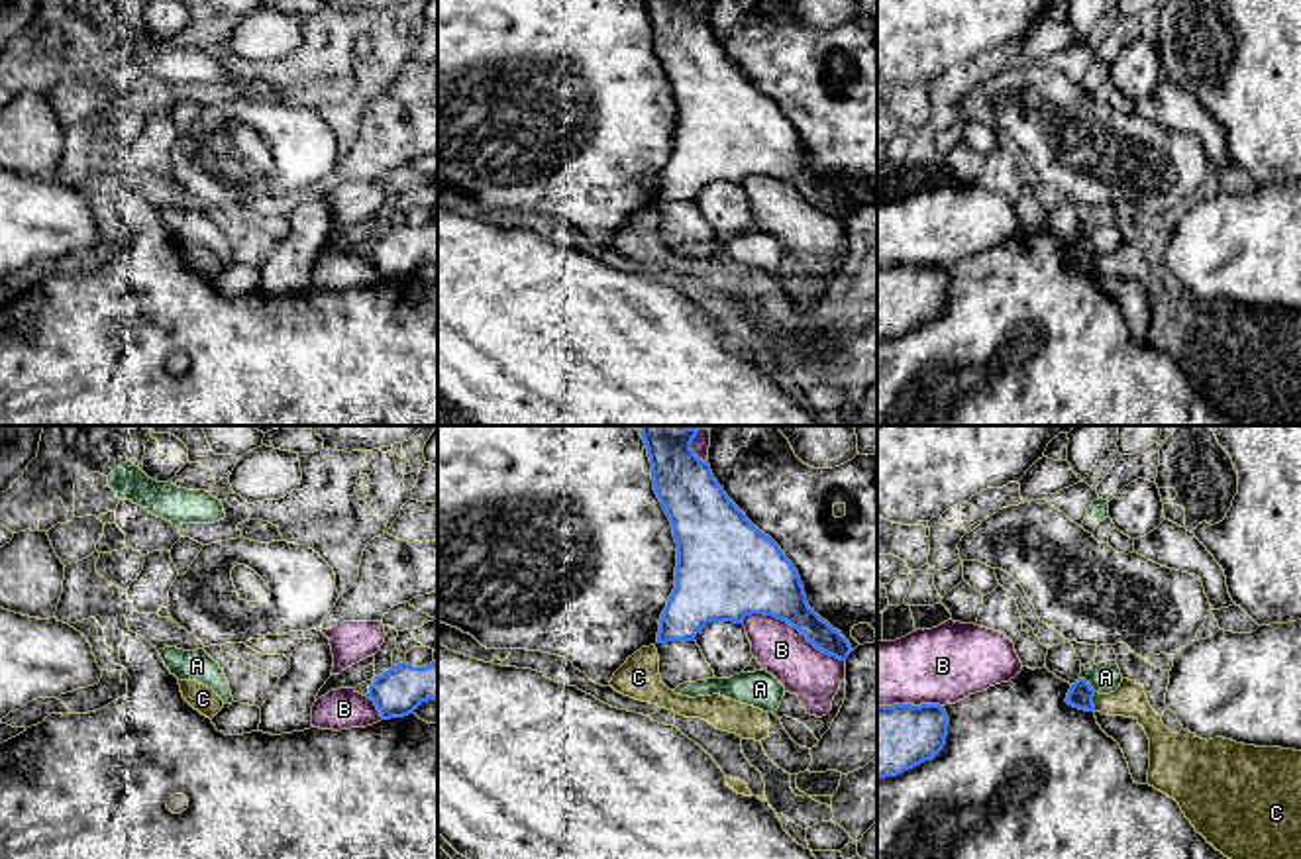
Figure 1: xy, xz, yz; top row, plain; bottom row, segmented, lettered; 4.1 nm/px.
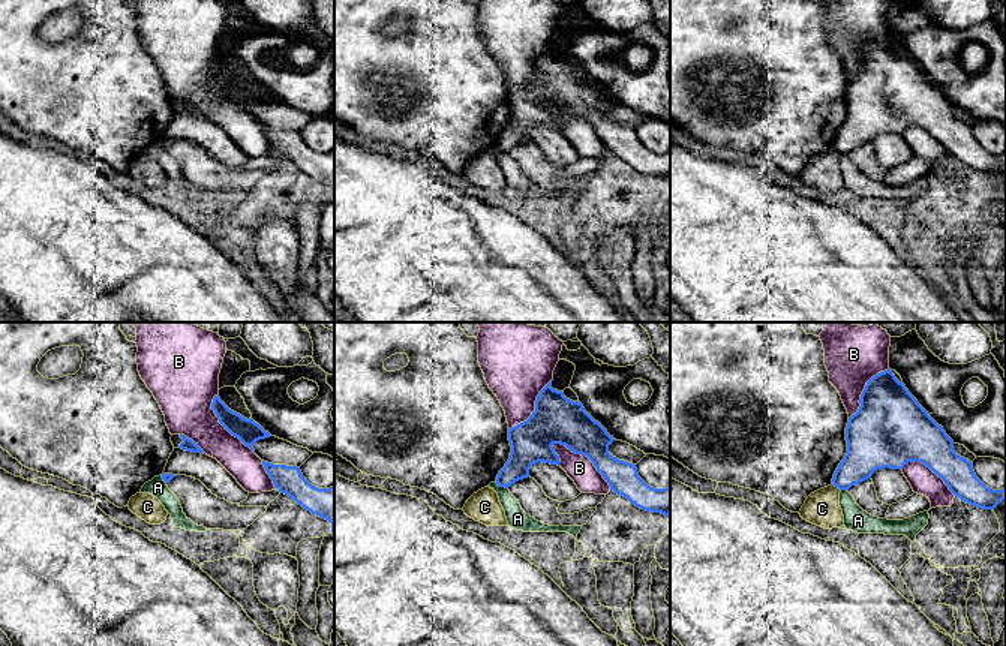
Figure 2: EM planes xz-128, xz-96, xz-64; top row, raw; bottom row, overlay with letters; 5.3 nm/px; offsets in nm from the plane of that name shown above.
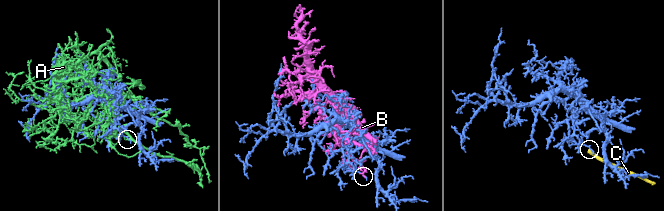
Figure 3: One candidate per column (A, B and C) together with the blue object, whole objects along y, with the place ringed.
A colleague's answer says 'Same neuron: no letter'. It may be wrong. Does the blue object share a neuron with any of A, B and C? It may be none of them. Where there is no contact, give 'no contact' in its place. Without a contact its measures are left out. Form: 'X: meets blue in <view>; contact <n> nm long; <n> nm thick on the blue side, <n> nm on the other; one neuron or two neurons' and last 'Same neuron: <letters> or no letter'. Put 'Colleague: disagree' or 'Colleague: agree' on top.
Colleague: agree
A: meets blue in yz; contact 90 nm long; 100 nm thick on the blue side, 130 nm on the other; two neurons
B: meets blue in xz; contact 460 nm long; 280 nm thick on the blue side, 220 nm on the other; two neurons
C: meets blue in yz; contact 80 nm long; 100 nm thick on the blue side, 140 nm on the other; two neurons
Same neuron: no letter

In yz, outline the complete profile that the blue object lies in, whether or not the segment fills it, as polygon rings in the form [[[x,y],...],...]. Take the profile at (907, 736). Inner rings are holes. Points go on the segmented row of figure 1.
[[[940,704],[877,706],[877,779],[932,761],[946,745],[948,724]]]

